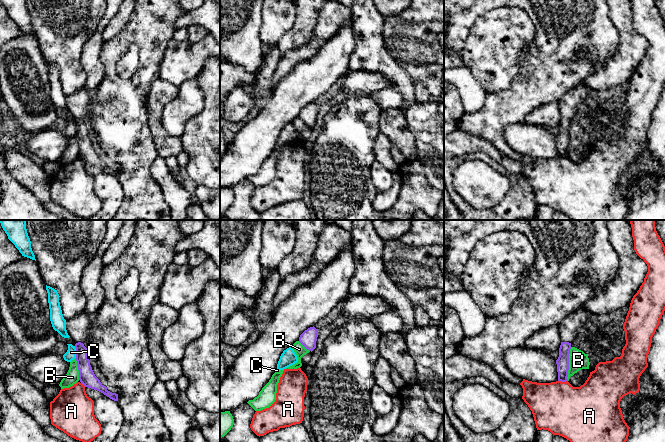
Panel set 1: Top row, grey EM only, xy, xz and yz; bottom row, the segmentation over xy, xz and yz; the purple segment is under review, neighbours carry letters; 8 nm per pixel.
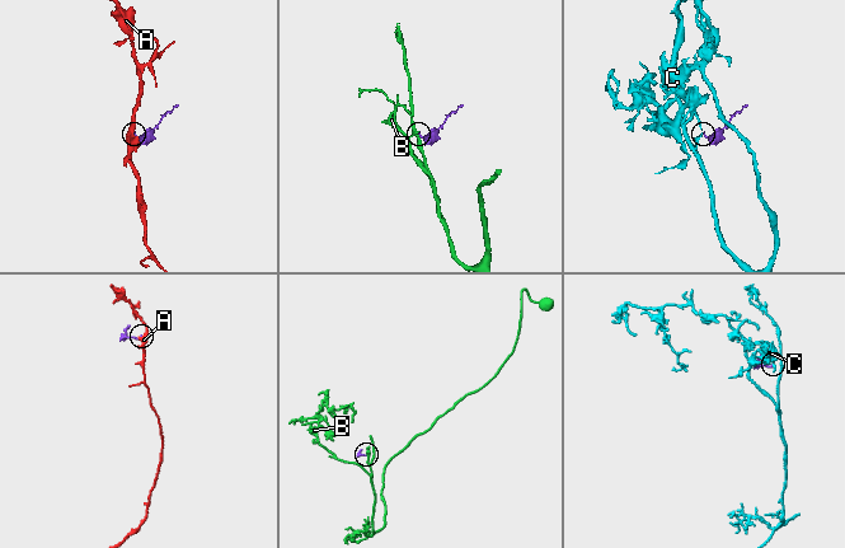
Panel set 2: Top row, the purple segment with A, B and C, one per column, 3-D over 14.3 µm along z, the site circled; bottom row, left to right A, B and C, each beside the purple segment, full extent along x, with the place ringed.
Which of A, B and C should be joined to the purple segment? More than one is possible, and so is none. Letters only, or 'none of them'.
none of them

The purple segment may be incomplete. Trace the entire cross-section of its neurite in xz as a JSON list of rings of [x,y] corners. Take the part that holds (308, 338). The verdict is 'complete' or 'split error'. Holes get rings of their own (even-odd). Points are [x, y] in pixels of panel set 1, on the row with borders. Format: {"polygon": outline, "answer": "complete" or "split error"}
{"polygon": [[[314,326],[305,330],[299,337],[299,342],[309,351],[316,348],[316,341],[318,337],[318,329]]], "answer": "complete"}

